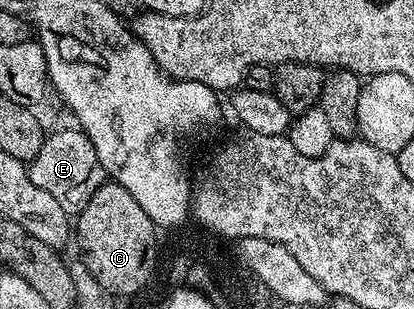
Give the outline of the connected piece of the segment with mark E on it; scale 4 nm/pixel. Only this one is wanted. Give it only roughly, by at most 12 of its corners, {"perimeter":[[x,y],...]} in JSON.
{"perimeter":[[79,127],[49,131],[28,177],[78,214],[106,173]]}

